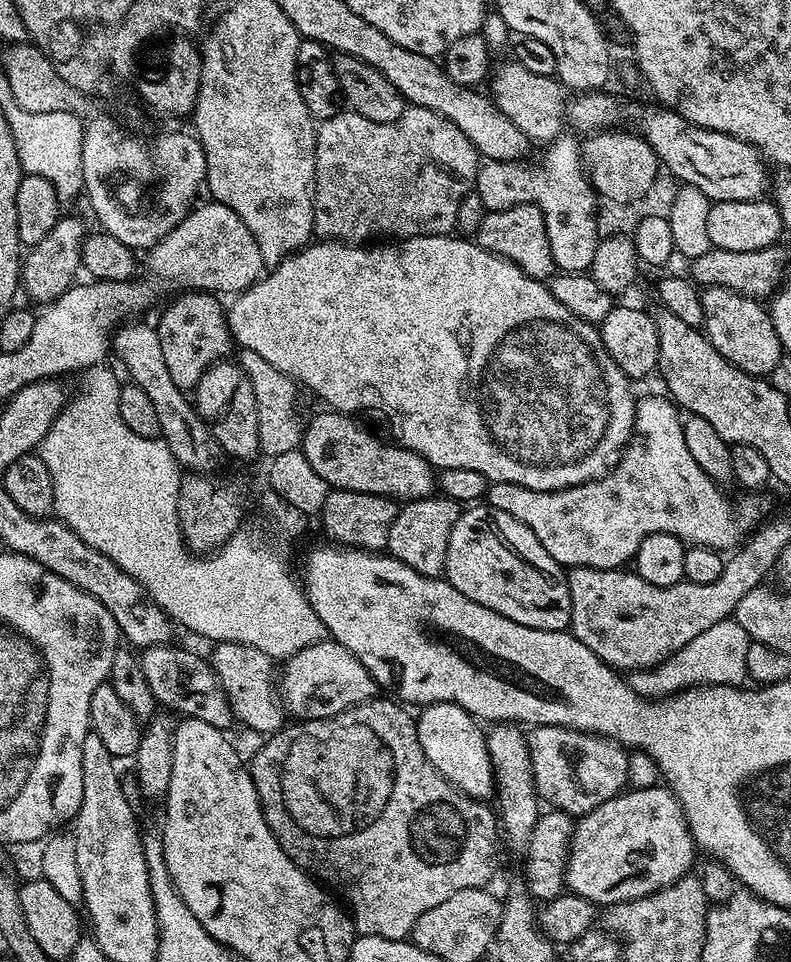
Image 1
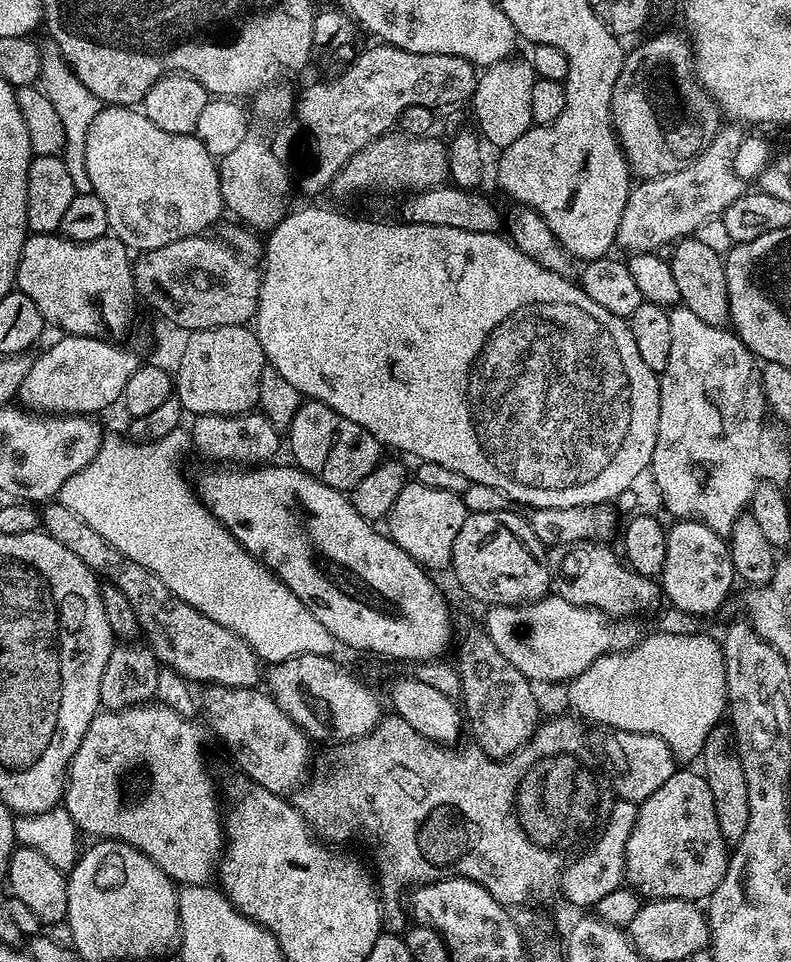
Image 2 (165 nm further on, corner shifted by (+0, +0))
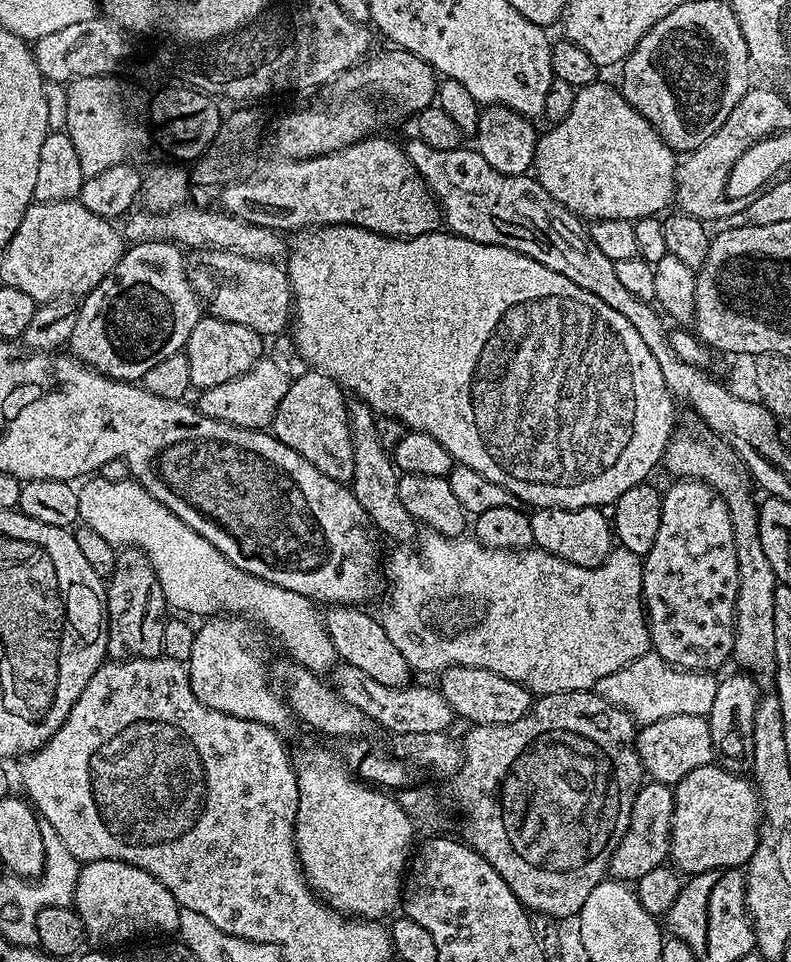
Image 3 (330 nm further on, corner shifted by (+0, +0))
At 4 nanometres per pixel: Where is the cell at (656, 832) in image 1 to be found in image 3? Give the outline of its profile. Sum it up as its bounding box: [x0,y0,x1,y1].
[671,762,762,874]

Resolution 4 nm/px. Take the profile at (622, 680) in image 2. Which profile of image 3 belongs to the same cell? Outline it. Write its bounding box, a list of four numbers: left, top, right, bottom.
[594,650,718,725]

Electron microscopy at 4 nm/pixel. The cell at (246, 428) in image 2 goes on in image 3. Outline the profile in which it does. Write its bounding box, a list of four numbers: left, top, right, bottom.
[194,358,290,430]

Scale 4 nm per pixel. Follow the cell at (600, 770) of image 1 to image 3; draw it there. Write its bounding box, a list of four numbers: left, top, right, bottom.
[636,714,714,786]

